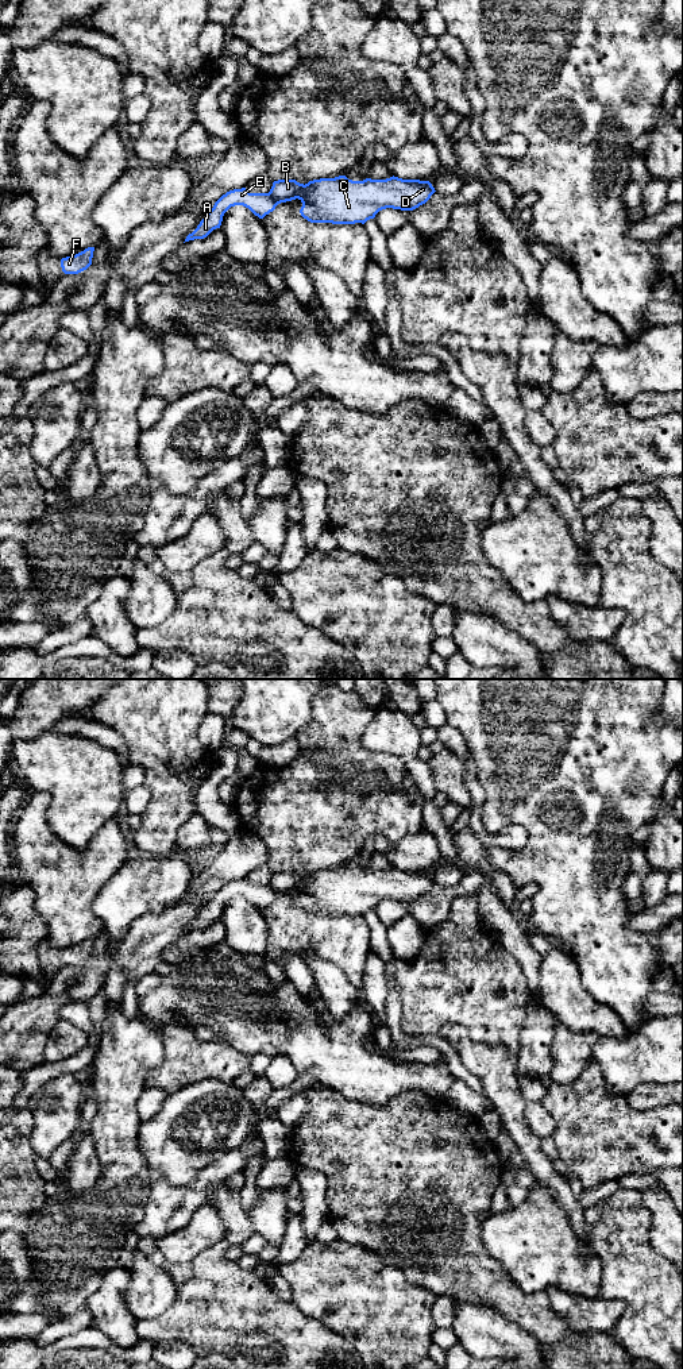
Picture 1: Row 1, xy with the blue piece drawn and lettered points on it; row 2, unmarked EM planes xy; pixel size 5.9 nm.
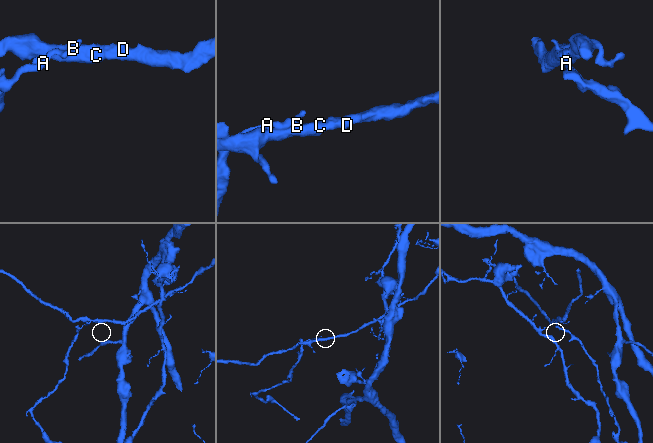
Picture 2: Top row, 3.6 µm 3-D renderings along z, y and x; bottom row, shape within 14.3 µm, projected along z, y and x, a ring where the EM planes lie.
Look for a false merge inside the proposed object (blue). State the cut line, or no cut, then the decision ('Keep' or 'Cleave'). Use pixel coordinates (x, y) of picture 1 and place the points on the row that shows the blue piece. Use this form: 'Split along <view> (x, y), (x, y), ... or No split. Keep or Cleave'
Split along xy (267, 193), (278, 203). Cleave

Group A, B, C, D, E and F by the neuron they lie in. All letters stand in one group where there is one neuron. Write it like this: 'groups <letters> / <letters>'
groups A E F / B C D

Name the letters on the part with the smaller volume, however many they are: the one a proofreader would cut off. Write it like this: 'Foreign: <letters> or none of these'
Foreign: B, C, D

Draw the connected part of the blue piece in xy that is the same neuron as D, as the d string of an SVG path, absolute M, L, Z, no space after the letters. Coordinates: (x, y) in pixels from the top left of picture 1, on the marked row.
M339 176L313 180L305 185L296 180L278 180L273 182L269 194L278 204L298 198L302 203L300 213L310 223L364 224L386 208L413 211L425 204L435 192L429 181L402 180L394 176L386 180L352 181L346 176Z

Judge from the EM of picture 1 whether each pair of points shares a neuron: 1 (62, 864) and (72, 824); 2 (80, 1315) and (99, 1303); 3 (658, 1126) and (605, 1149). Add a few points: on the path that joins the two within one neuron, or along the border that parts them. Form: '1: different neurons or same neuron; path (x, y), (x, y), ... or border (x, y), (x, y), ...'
1: different neurons; border (46, 820), (58, 837), (77, 849), (96, 833)
2: different neurons; border (100, 1283), (87, 1302), (89, 1325)
3: same neuron; path (644, 1140), (618, 1141)

